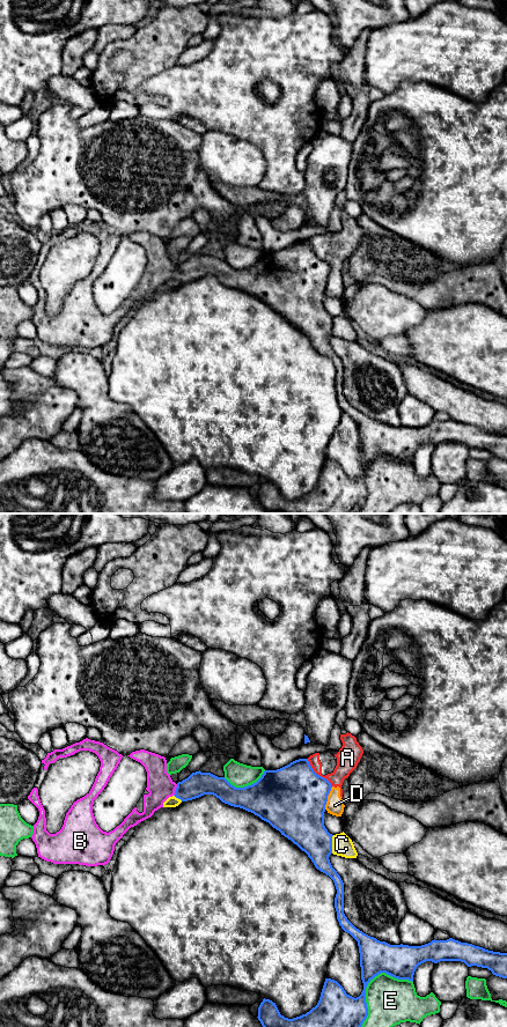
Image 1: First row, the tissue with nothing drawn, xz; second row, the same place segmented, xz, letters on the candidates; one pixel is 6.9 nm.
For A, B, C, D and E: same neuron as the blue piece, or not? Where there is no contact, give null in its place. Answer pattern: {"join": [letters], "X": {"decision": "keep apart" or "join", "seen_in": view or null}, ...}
{"join": ["B"], "A": {"decision": "keep apart", "seen_in": "xz"}, "B": {"decision": "join", "seen_in": "xz"}, "C": {"decision": "keep apart", "seen_in": "xz"}, "D": {"decision": "keep apart", "seen_in": "xz"}, "E": {"decision": "keep apart", "seen_in": "xz"}}

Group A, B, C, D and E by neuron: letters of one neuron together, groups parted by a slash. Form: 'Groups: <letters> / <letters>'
Groups: A D / B / C / E

